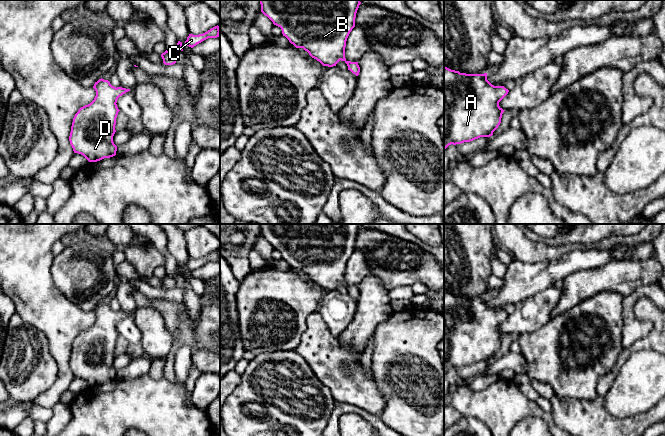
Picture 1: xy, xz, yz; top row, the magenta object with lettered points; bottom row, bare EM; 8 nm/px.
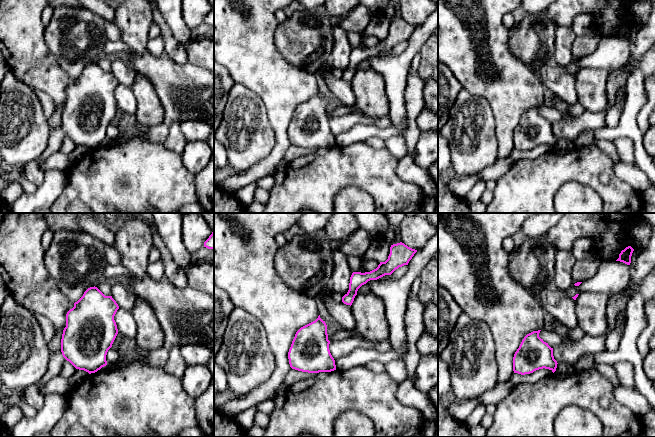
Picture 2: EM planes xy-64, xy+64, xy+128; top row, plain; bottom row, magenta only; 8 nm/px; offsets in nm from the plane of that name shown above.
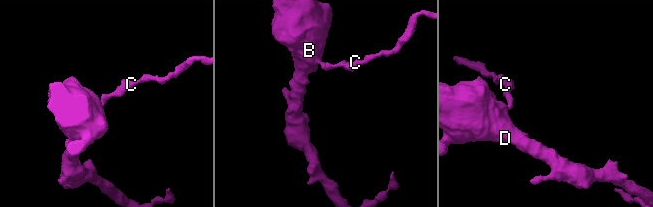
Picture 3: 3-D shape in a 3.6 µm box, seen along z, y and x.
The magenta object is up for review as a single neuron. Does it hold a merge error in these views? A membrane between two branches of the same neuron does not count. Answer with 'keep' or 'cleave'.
keep

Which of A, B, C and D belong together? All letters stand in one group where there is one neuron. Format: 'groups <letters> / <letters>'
groups A B C D

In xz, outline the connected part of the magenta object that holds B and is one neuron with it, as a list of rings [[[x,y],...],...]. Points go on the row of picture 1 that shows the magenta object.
[[[260,0],[261,12],[267,16],[274,25],[282,30],[291,44],[296,48],[303,48],[309,55],[319,61],[323,66],[333,67],[341,60],[344,61],[348,70],[356,76],[359,75],[358,62],[347,61],[345,47],[347,38],[355,27],[356,13],[361,4],[360,0]]]

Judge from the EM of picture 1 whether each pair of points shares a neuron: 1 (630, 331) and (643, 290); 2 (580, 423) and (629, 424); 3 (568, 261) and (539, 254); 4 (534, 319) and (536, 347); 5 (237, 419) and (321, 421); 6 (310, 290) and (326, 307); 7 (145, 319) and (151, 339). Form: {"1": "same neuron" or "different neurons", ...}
{"1": "same neuron", "2": "same neuron", "3": "different neurons", "4": "different neurons", "5": "same neuron", "6": "different neurons", "7": "same neuron"}

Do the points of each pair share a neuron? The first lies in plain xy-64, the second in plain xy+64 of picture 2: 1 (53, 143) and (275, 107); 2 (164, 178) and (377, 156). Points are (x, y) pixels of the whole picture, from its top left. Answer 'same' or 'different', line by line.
1: same
2: same

